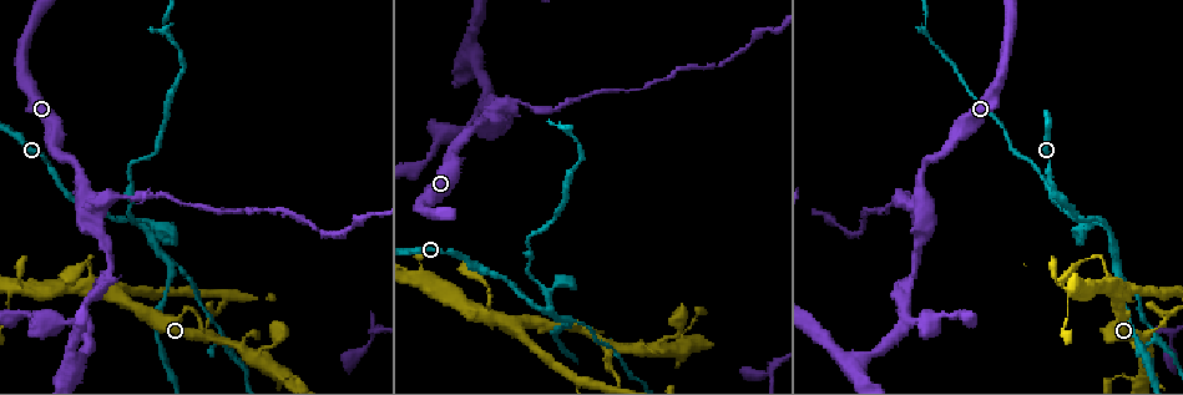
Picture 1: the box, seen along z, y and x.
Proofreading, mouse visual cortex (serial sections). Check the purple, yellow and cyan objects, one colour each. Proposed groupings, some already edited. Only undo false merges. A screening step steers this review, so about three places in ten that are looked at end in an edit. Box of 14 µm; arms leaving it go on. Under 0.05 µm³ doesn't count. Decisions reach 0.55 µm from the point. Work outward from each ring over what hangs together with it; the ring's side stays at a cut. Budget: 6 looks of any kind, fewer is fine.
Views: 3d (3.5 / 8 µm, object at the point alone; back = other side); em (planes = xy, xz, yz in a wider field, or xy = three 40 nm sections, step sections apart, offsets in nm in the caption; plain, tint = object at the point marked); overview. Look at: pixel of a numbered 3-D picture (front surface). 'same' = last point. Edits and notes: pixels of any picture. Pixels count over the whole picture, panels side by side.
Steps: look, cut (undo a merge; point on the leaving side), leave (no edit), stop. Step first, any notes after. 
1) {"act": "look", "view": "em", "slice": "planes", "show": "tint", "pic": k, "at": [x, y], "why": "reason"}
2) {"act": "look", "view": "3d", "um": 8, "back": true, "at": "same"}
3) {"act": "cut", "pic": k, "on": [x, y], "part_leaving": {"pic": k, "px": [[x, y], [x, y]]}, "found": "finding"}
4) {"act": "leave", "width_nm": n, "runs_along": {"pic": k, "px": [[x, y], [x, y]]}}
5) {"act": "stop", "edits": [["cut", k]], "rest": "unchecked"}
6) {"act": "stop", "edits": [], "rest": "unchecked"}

{"act": "look", "view": "3d", "um": 3.5, "pic": 1, "at": [1116, 263], "why": "three-way junction"}

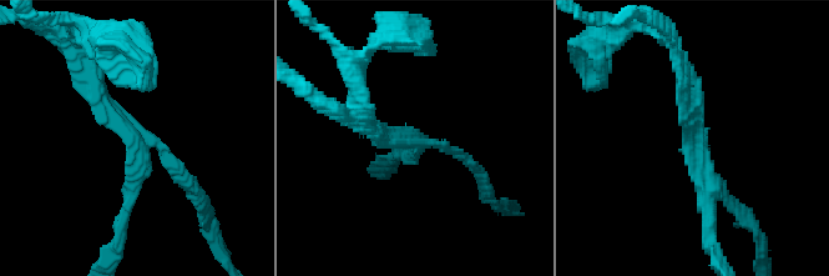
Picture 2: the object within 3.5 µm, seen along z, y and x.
{"act": "look", "view": "em", "slice": "xy", "step": 5, "show": "tint", "pic": 2, "at": [701, 141], "arms": 3, "arm_widths_nm": [100, 200, 250]}

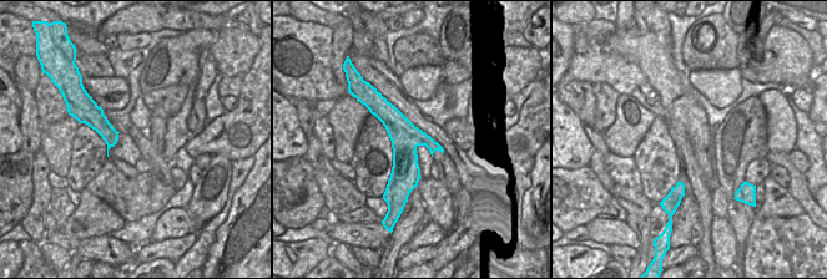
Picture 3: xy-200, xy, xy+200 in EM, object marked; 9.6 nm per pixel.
{"act": "cut", "pic": 2, "on": [357, 65], "part_leaving": {"pic": 2, "px": [[353, 111], [360, 80], [323, 31]]}, "found": "two cells meet here"}

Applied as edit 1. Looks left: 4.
{"act": "look", "view": "overview", "why": "see it whole again"}

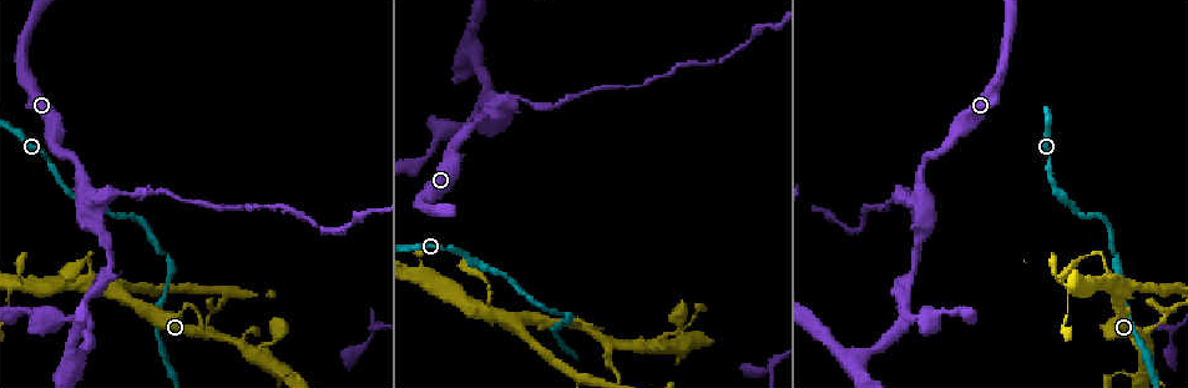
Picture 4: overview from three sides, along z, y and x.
{"act": "look", "view": "3d", "um": 3.5, "pic": 4, "at": [114, 290], "why": "side arm on a straight run"}

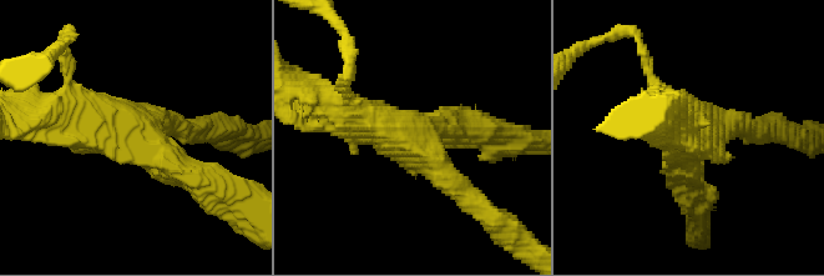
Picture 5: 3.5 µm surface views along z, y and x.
{"act": "look", "view": "em", "slice": "planes", "show": "tint", "pic": 5, "at": [408, 135]}

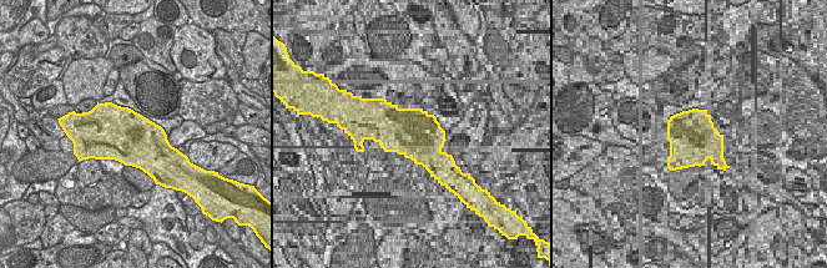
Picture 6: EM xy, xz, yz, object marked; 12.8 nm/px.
{"act": "leave", "arm_widths_nm": [300, 400, 500], "runs_along": {"pic": 5, "px": [[200, 179], [124, 133], [57, 116]]}, "found": "continuous, no second cell"}

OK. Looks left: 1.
{"act": "stop", "edits": [["cut", 2]], "rest": "unchecked"}

